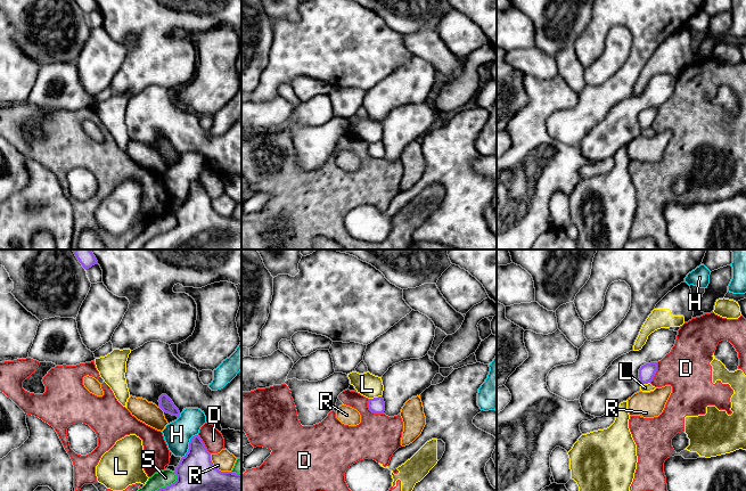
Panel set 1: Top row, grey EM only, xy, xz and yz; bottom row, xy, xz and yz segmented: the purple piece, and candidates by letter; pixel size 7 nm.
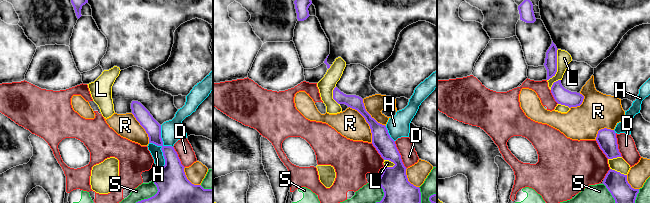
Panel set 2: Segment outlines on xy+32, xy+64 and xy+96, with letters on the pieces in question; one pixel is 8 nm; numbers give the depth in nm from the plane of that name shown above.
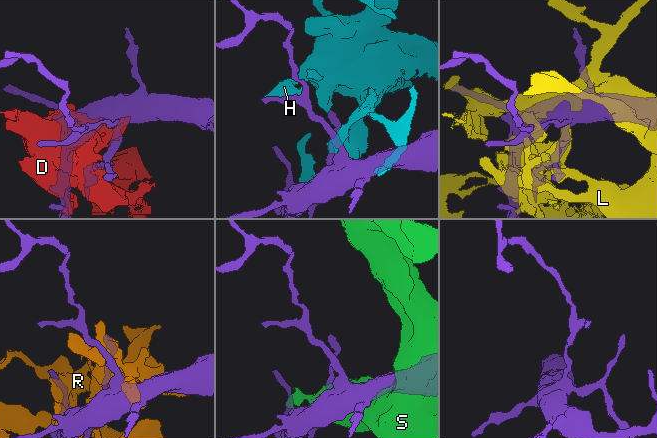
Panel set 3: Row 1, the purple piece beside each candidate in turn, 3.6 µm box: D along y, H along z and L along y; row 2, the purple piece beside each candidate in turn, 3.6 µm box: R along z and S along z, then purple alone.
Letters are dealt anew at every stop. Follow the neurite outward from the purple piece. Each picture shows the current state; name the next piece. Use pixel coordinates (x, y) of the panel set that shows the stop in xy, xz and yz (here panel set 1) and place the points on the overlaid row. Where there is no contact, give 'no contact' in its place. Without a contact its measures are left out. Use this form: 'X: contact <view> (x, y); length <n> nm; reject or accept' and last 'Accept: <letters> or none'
D: contact xz (371, 411); length 160 nm; reject
H: contact xy (189, 446); length 200 nm; reject
L: contact xz (375, 398); length 90 nm; reject
R: contact xy (215, 467); length 200 nm; reject
S: contact xy (169, 485); length 190 nm; reject
Accept: none

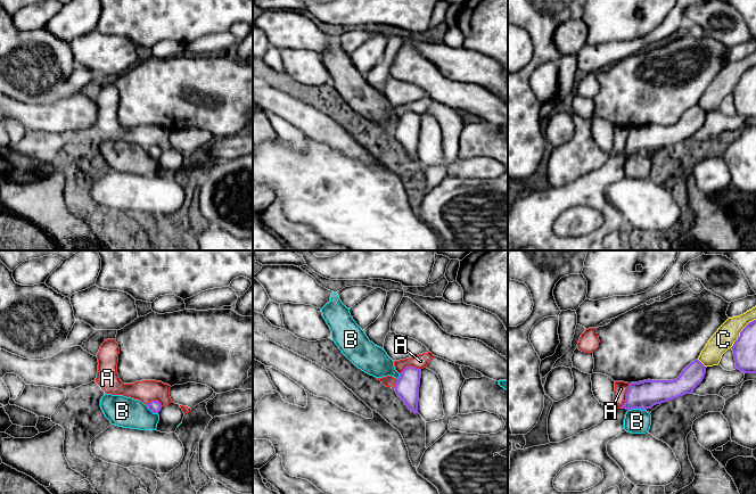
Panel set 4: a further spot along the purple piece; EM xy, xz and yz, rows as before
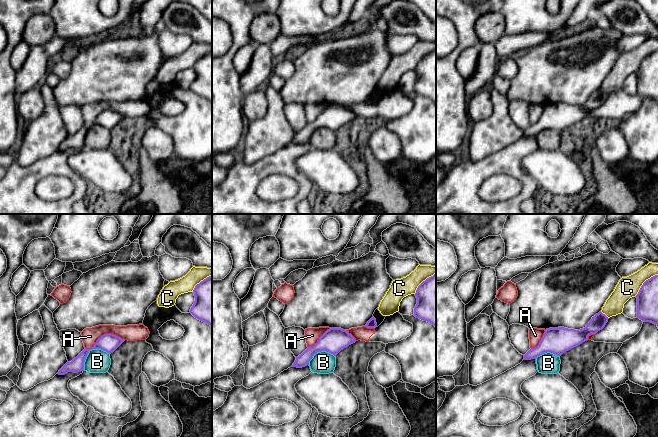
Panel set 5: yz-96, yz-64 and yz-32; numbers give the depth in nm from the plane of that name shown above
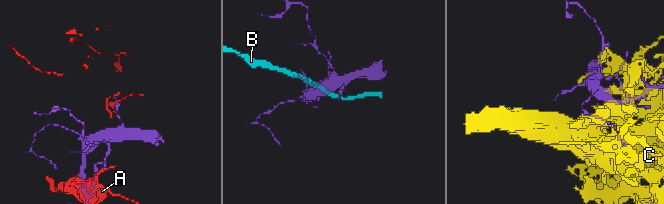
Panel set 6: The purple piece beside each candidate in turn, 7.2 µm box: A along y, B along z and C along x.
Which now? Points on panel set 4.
A: contact yz (626, 396); length 190 nm; reject
B: contact yz (637, 408); length 120 nm; reject
C: contact yz (741, 331); length 260 nm; reject
Accept: none

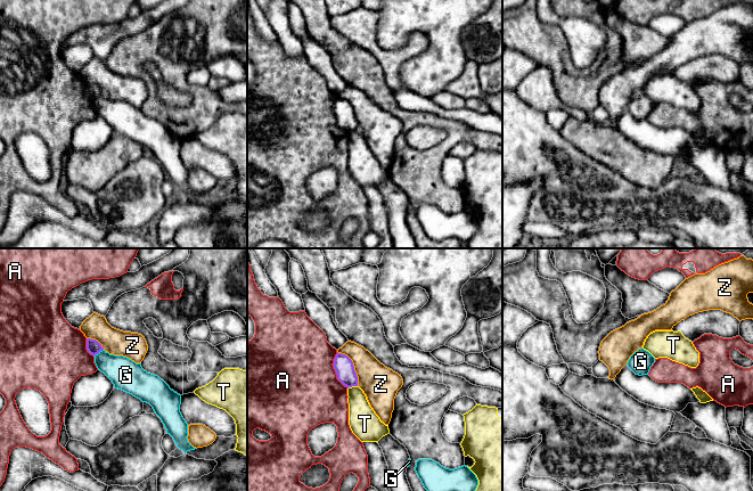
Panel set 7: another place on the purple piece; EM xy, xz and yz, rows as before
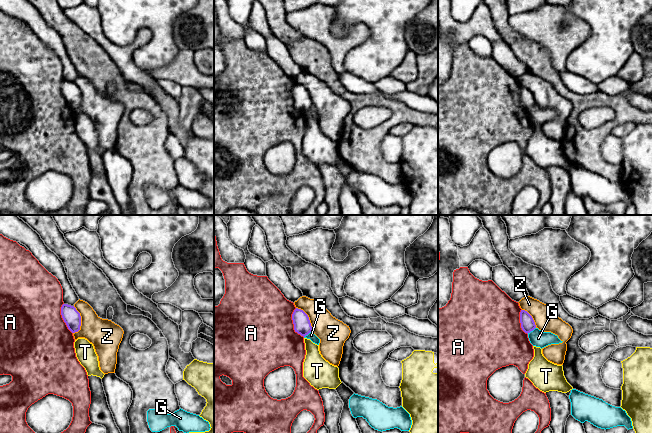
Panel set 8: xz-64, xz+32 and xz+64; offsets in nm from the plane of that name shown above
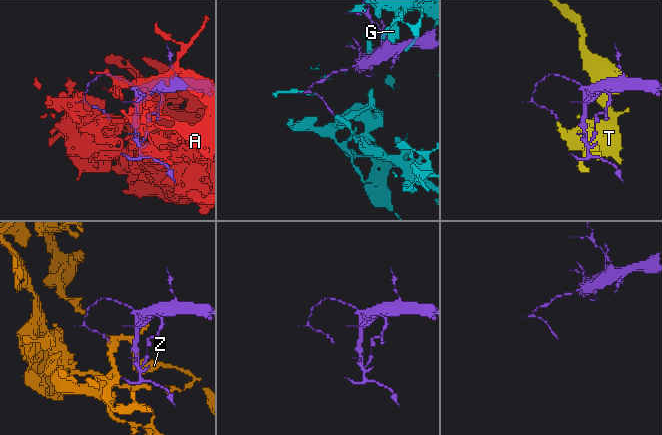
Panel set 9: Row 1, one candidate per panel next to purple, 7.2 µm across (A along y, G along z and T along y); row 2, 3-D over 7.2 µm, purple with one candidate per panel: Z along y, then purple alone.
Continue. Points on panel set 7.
A: contact xz (335, 370); length 260 nm; reject
G: contact xy (98, 352); length 90 nm; reject
T: contact xz (352, 385); length 80 nm; reject
Z: contact xz (353, 366); length 280 nm; reject
Accept: none

